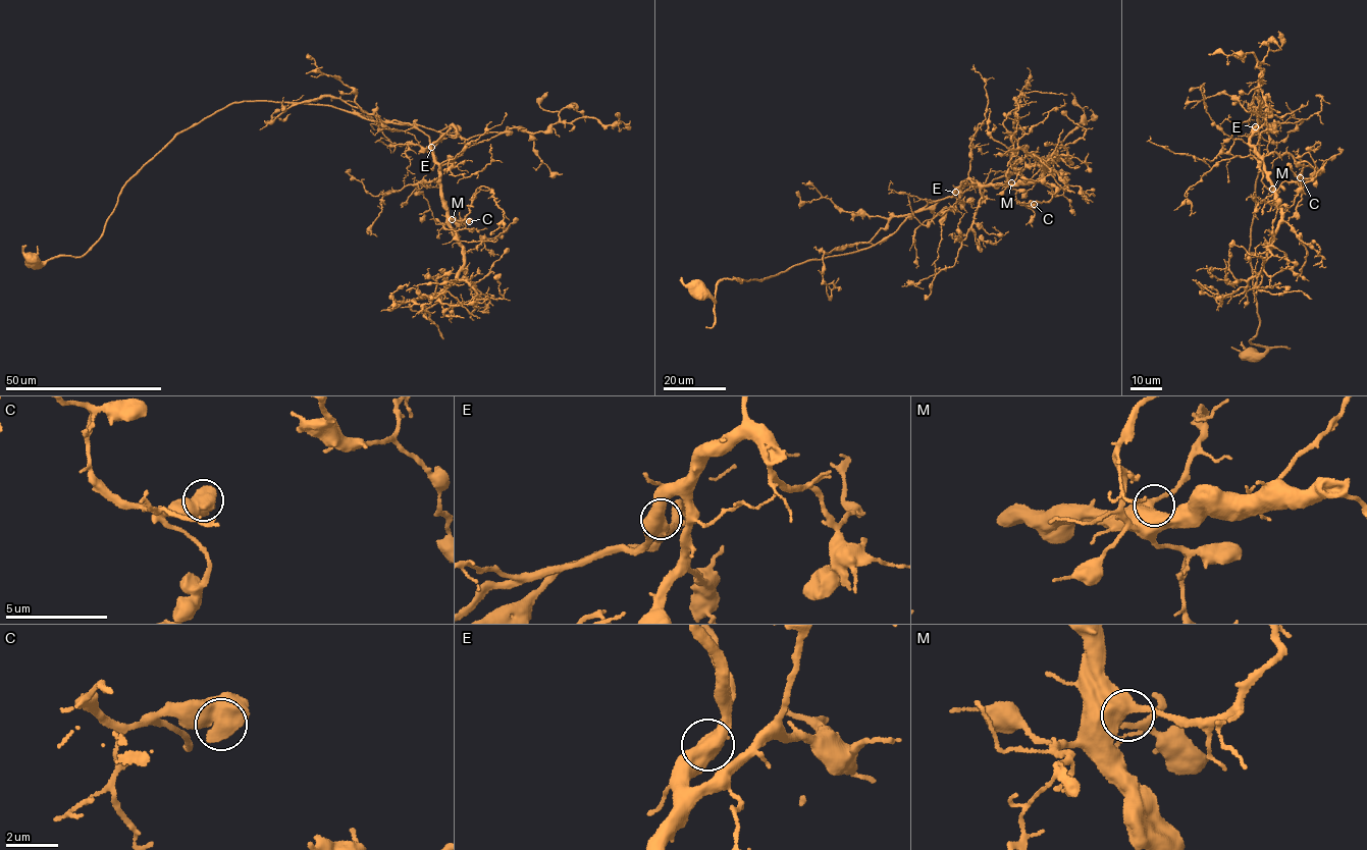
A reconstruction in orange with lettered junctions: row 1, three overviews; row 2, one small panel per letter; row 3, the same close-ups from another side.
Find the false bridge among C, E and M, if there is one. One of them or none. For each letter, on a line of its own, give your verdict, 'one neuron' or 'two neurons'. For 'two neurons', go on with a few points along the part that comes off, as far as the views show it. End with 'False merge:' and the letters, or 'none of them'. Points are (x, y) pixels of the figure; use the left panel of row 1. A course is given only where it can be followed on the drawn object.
C: one neuron
E: one neuron
M: one neuron
False merge: none of them

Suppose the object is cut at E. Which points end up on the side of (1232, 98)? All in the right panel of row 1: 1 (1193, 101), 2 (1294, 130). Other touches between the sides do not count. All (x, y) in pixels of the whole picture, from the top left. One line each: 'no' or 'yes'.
1: yes
2: yes

